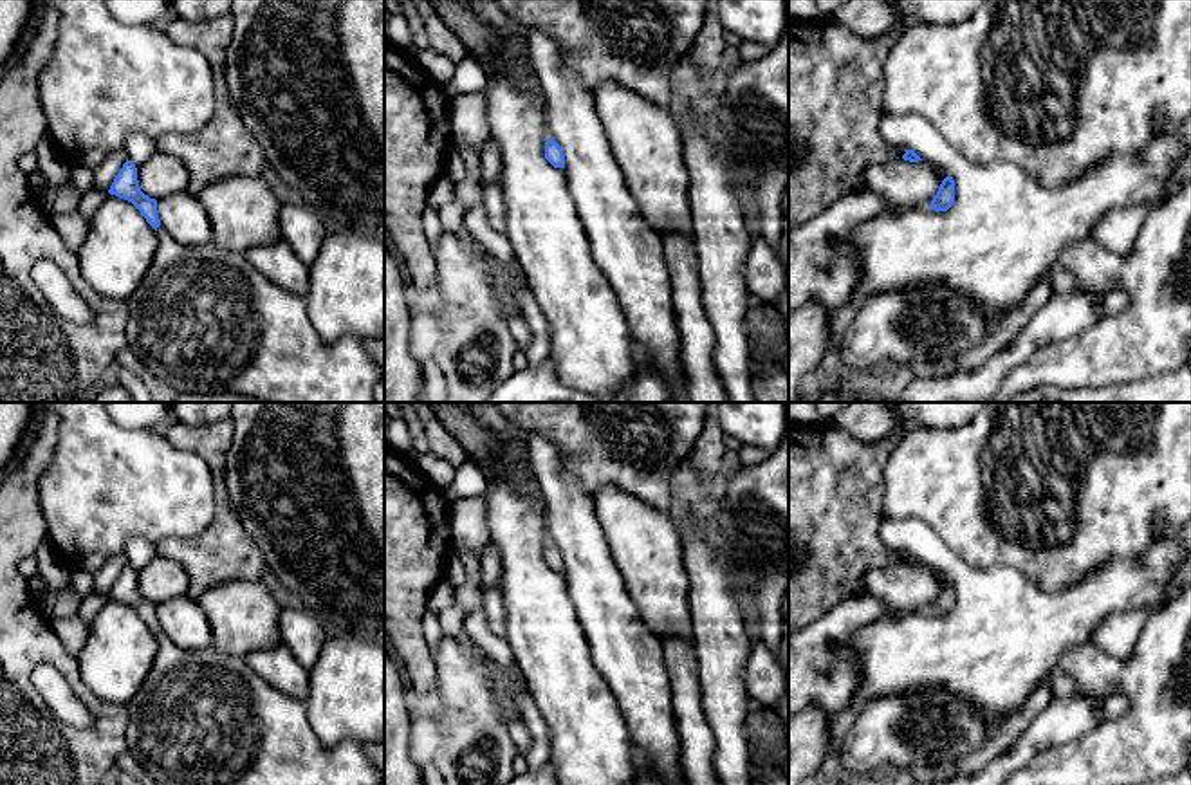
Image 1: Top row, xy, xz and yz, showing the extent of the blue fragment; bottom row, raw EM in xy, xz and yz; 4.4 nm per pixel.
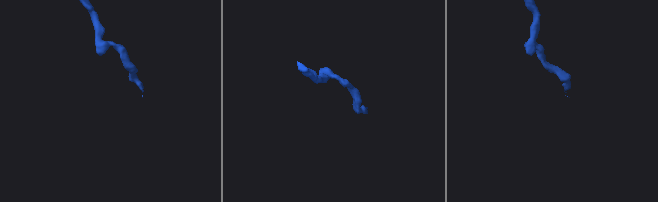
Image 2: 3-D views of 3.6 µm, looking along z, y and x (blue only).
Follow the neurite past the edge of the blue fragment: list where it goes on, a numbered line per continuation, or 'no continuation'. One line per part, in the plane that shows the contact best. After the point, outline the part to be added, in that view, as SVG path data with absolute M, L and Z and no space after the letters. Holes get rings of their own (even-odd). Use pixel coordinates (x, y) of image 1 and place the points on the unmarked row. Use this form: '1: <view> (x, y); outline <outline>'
1: xy (201, 717); outline M162 630L159 651L141 689L126 704L126 753L161 785L383 785L363 745L341 742L325 747L314 734L307 702L280 693L256 675L245 659L217 651L179 648Z

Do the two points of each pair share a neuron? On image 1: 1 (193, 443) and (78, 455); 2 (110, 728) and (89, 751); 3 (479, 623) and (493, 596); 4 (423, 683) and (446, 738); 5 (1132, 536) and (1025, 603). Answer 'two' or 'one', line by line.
1: two
2: one
3: two
4: two
5: two

